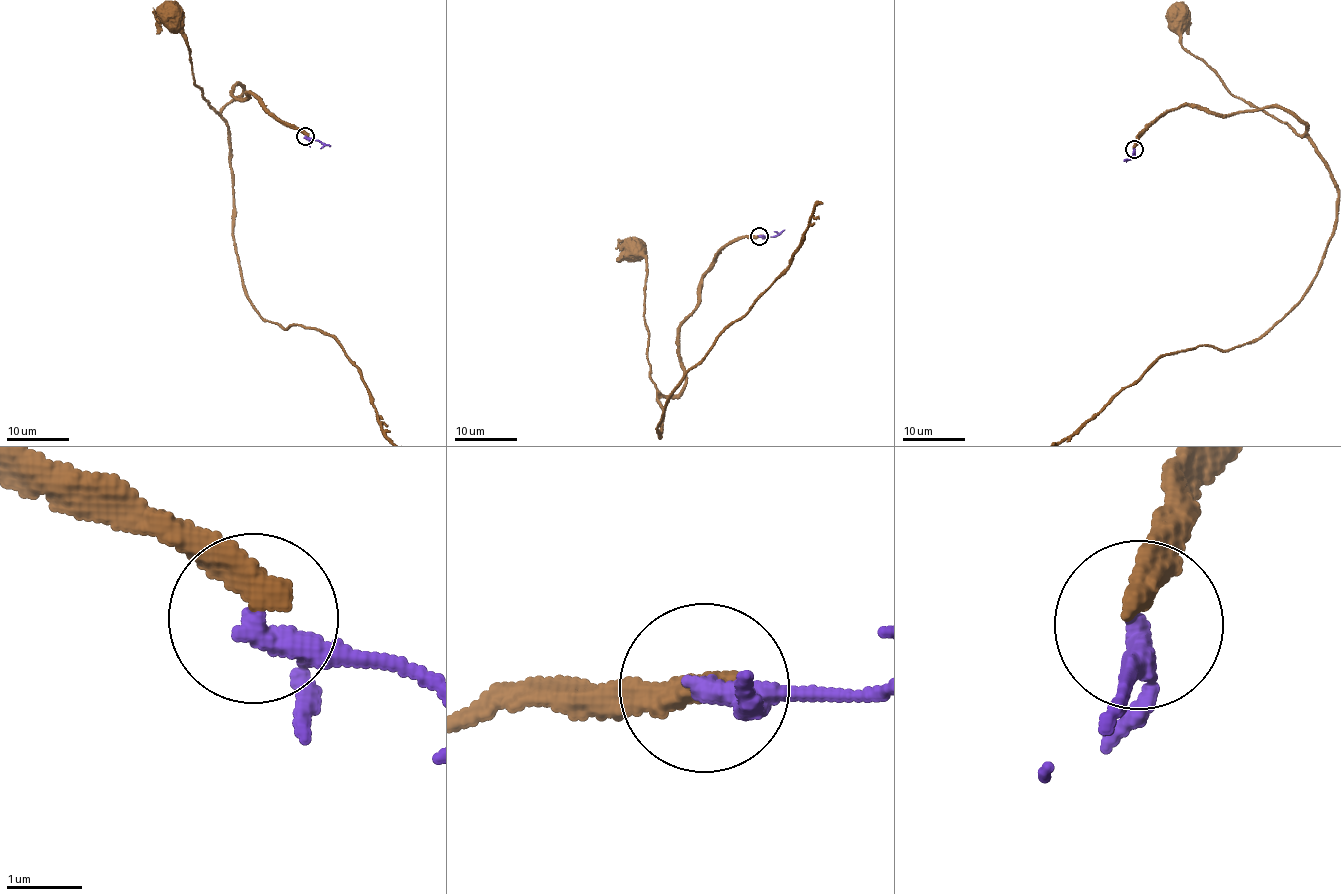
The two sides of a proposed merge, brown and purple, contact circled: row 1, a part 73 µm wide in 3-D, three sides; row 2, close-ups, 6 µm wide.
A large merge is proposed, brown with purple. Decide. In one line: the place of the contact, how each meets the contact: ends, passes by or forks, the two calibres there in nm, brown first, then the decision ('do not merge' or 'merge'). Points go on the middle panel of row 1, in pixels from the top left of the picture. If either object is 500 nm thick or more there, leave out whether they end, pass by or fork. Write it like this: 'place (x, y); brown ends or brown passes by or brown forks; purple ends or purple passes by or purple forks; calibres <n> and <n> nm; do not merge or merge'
place (759, 236); brown ends; purple passes by; calibres 400 and 240 nm; do not merge

